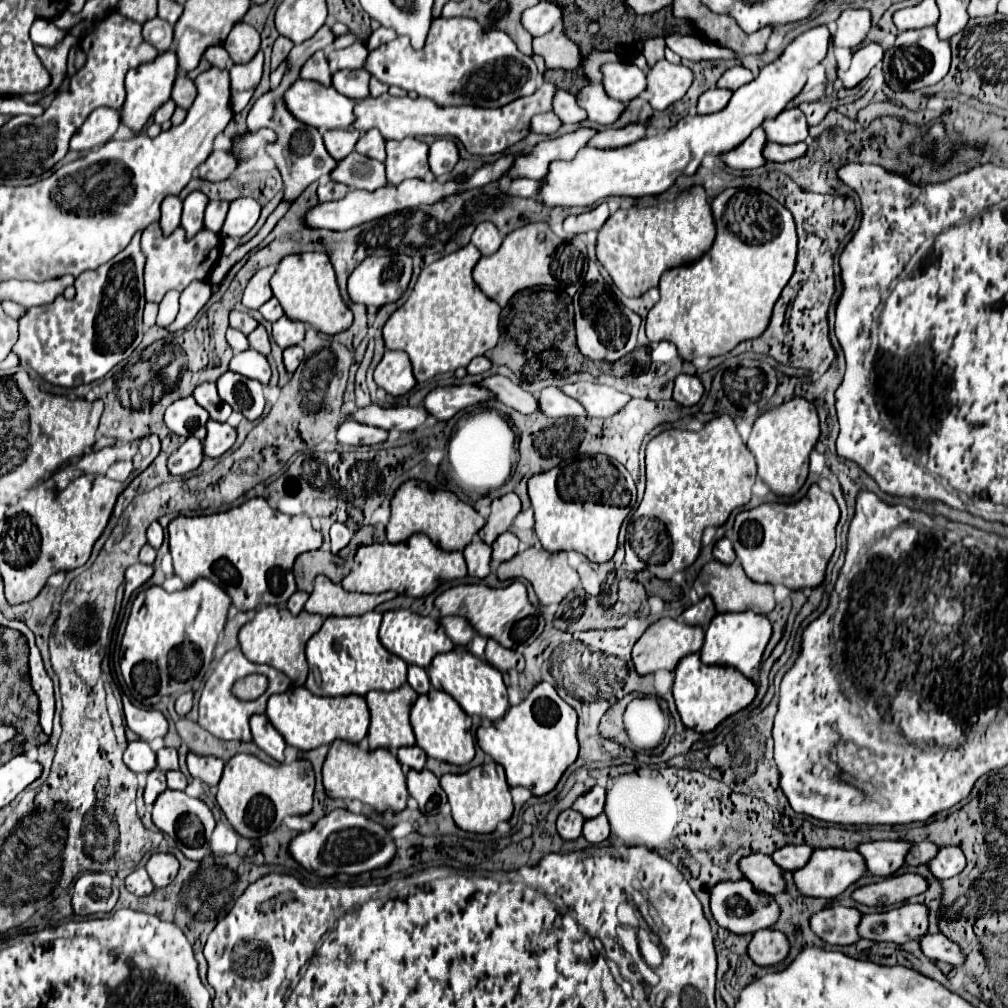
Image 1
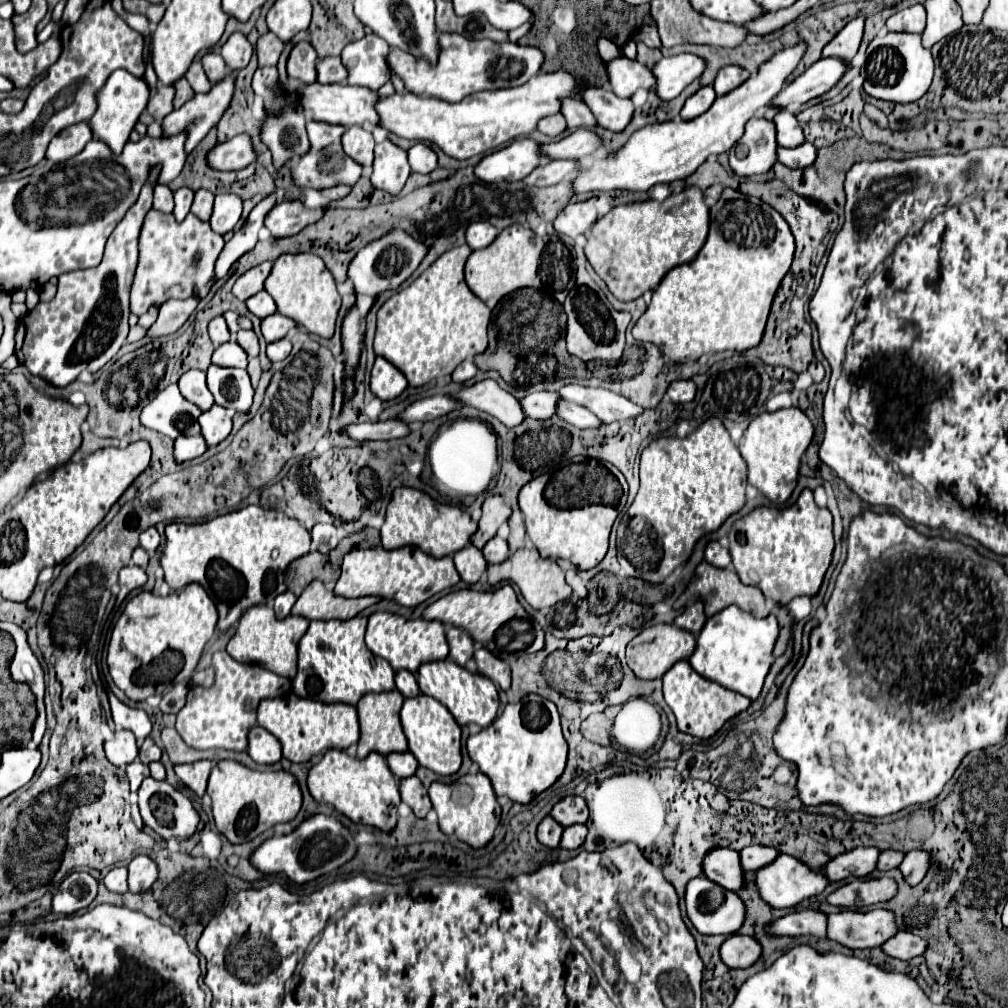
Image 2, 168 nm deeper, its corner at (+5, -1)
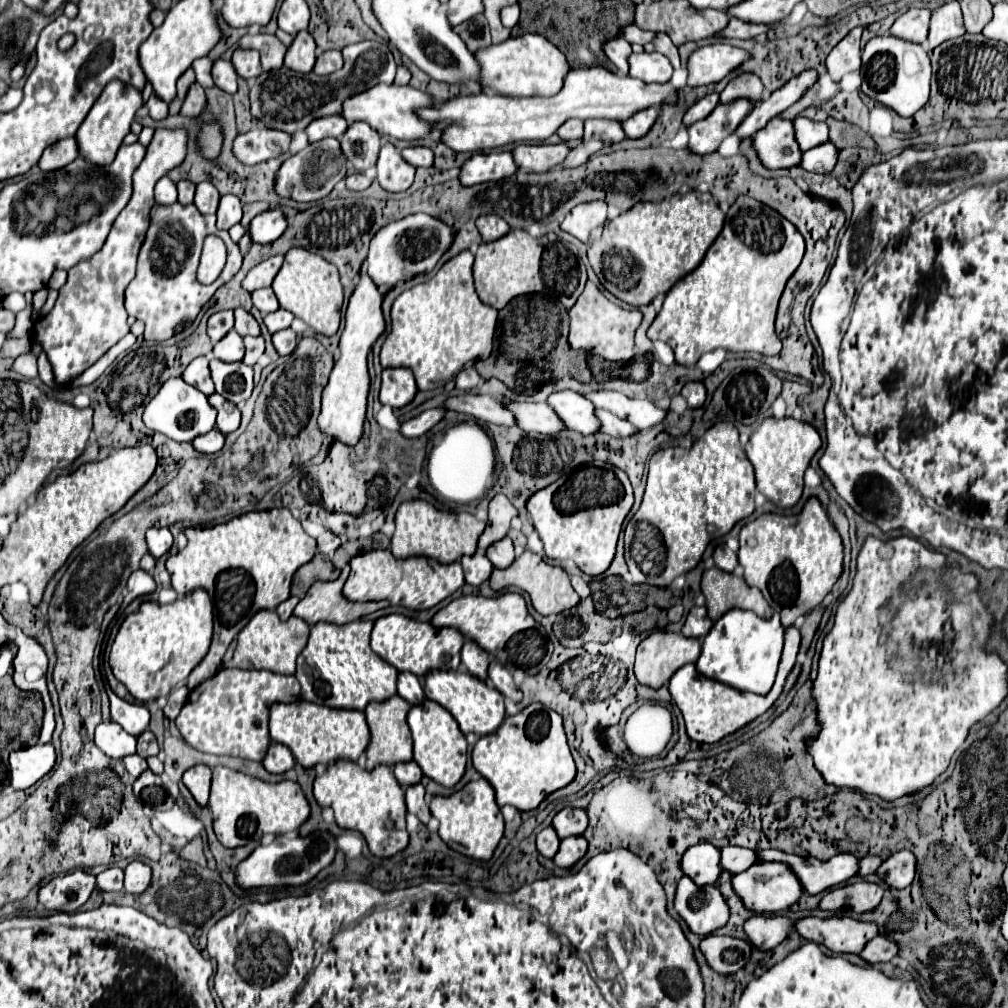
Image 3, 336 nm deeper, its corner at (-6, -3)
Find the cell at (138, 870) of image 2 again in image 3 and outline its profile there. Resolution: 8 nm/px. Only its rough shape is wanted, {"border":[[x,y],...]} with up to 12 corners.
{"border":[[142,861],[124,869],[124,891],[142,893],[148,889],[152,869]]}

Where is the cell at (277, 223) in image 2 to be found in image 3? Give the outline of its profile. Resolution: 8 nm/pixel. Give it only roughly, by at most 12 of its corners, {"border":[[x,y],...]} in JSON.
{"border":[[264,211],[248,225],[252,243],[272,243],[286,227],[280,211]]}

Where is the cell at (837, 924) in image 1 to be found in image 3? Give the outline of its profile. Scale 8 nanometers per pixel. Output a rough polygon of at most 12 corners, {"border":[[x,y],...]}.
{"border":[[754,915],[744,923],[748,943],[760,951],[792,933],[792,919]]}

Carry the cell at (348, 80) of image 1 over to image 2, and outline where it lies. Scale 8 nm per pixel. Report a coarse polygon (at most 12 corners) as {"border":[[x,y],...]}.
{"border":[[341,57],[317,63],[319,83],[343,83],[349,73]]}

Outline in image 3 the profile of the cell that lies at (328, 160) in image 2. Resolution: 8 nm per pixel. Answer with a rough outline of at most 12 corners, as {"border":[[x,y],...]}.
{"border":[[332,137],[308,143],[278,169],[274,191],[294,201],[326,197],[346,177]]}

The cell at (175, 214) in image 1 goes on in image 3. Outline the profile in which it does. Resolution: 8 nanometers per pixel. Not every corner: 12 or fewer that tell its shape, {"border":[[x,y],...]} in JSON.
{"border":[[164,175],[154,187],[154,201],[176,203],[176,185]]}

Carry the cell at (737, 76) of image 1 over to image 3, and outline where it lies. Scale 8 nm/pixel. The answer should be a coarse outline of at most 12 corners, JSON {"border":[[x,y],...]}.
{"border":[[742,73],[720,93],[720,103],[762,99],[758,75]]}

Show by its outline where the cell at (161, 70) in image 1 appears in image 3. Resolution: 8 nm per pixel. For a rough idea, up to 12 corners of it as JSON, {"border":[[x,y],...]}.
{"border":[[108,83],[76,131],[92,165],[116,157],[142,93]]}

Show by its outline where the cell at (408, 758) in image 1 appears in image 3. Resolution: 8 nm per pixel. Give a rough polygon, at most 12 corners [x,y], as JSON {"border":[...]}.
{"border":[[414,761],[398,763],[394,777],[400,787],[420,783],[422,773]]}

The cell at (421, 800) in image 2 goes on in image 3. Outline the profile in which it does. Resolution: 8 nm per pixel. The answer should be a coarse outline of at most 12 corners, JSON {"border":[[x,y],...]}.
{"border":[[420,783],[406,789],[406,809],[422,823],[428,823],[424,787]]}

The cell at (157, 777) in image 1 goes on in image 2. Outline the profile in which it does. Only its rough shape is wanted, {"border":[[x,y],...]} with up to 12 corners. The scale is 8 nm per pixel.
{"border":[[141,761],[127,767],[131,793],[137,793],[141,781],[149,777],[149,767]]}

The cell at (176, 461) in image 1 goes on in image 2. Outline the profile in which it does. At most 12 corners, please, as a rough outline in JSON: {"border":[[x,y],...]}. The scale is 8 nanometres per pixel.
{"border":[[201,435],[175,439],[175,461],[197,459],[205,451]]}

